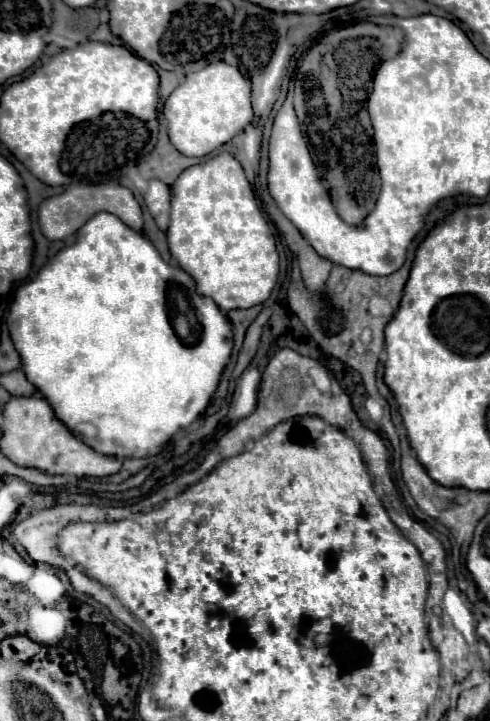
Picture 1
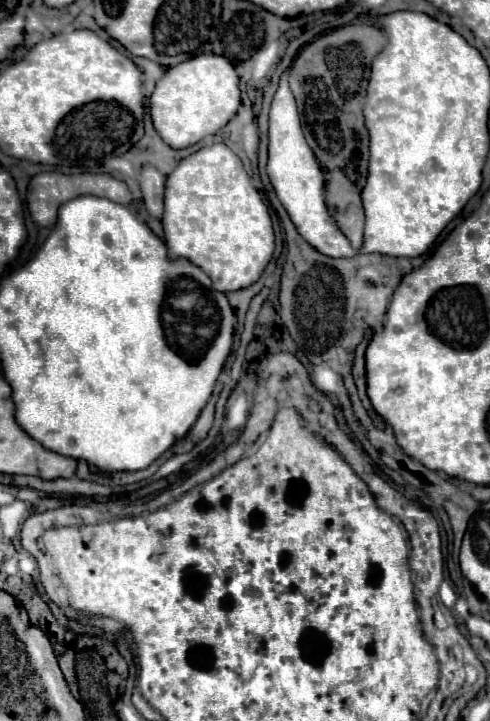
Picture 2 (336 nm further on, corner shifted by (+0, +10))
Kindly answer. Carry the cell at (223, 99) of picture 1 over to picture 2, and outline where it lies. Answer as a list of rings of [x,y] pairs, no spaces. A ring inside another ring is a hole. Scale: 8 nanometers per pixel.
[[[200,54],[186,62],[180,62],[178,66],[168,68],[164,78],[160,78],[156,82],[156,90],[150,96],[150,116],[152,116],[156,132],[172,148],[188,148],[188,146],[196,144],[198,140],[202,140],[204,136],[216,134],[230,122],[230,118],[236,114],[236,110],[240,106],[238,82],[240,82],[240,78],[238,78],[234,66],[224,56],[216,56],[216,54]]]

